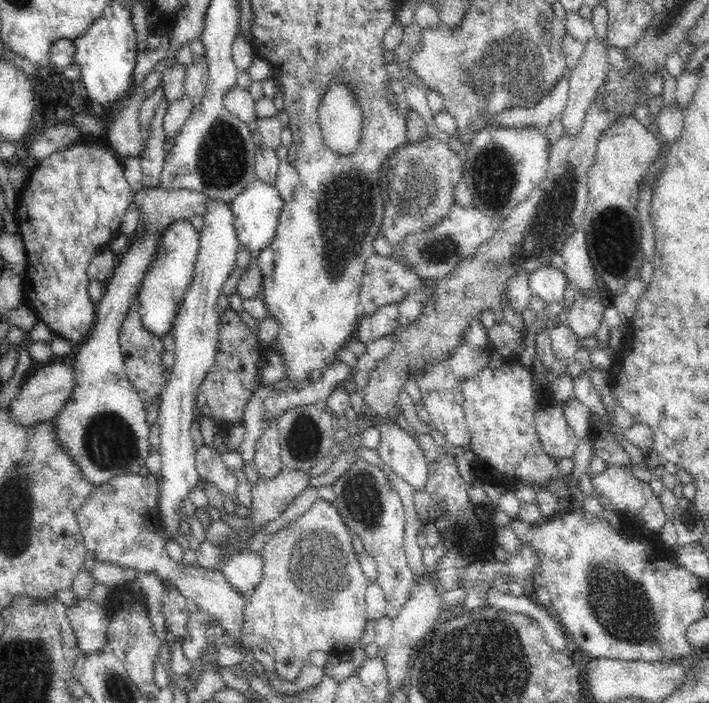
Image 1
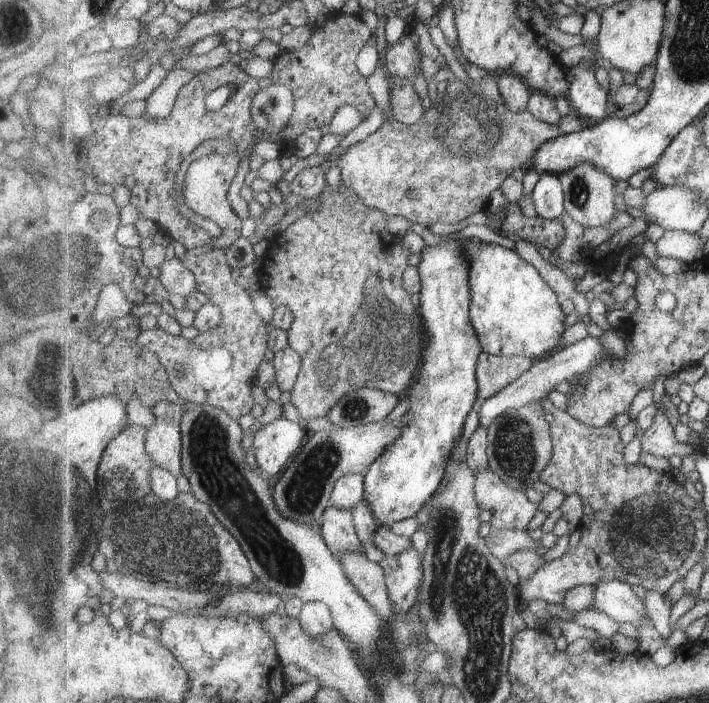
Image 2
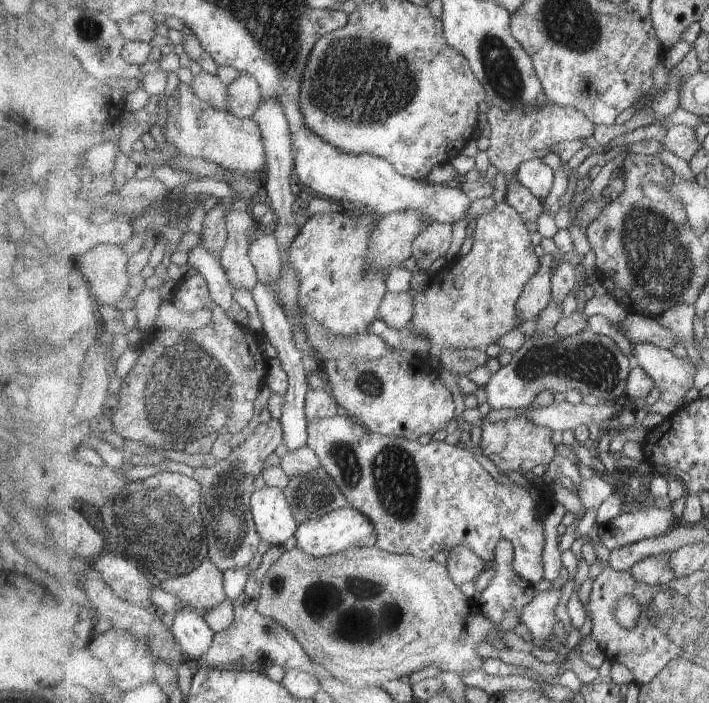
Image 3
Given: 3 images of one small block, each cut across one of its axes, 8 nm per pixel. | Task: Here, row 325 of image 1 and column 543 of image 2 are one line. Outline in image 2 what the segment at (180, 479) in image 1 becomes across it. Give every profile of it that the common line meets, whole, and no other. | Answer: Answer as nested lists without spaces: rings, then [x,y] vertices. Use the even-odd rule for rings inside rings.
[[[540,174],[531,196],[536,213],[544,220],[560,219],[566,213],[566,193],[559,175]]]

